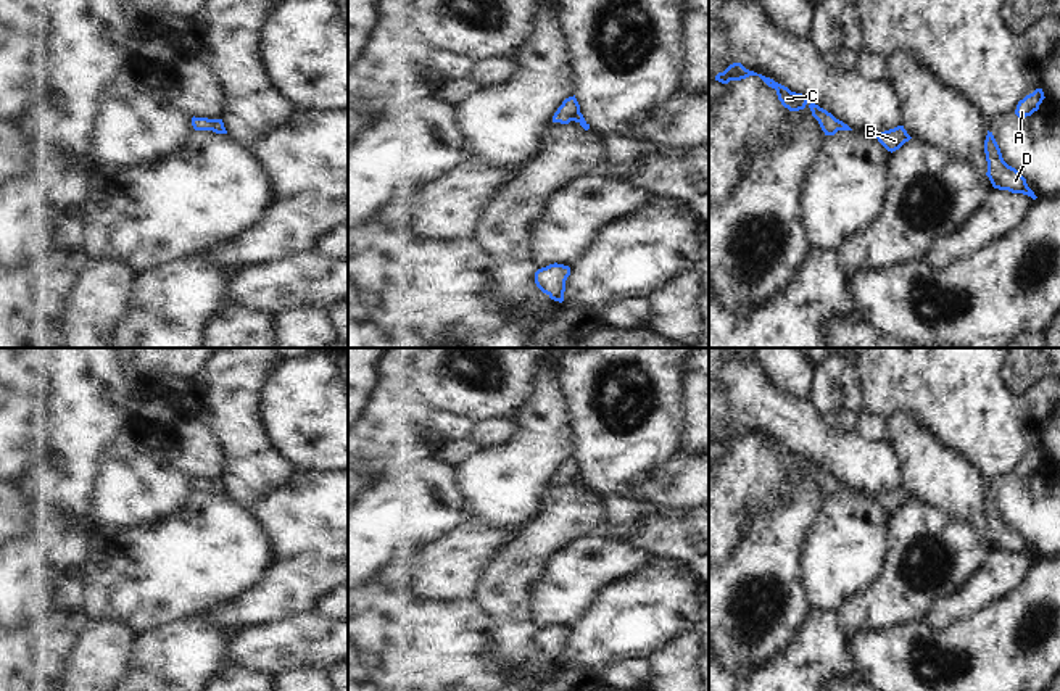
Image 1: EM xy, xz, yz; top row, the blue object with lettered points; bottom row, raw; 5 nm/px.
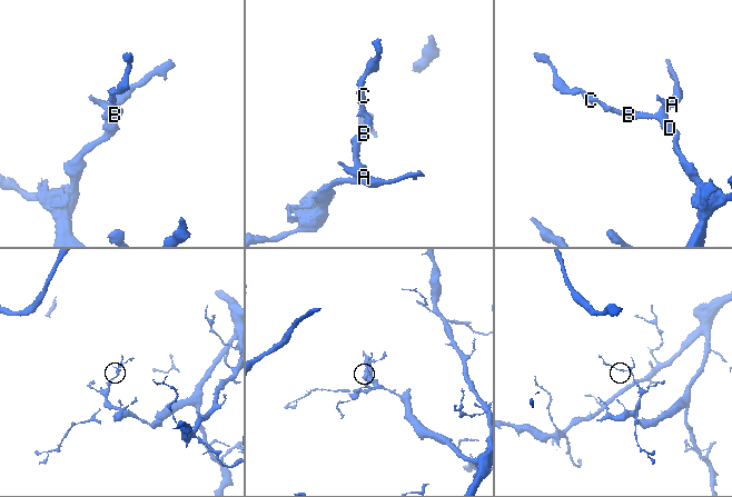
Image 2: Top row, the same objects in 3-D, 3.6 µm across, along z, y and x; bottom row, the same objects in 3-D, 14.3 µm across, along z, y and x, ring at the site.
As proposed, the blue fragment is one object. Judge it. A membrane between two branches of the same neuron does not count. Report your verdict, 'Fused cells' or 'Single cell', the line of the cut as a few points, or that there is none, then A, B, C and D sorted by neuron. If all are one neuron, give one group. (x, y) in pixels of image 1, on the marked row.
Single cell. No split. Groups: A B C D.

